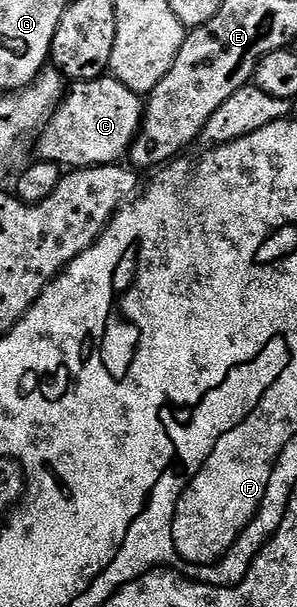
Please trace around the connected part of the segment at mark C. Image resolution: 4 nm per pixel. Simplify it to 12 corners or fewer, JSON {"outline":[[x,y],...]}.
{"outline":[[113,75],[71,83],[37,133],[66,170],[117,164],[143,97]]}

